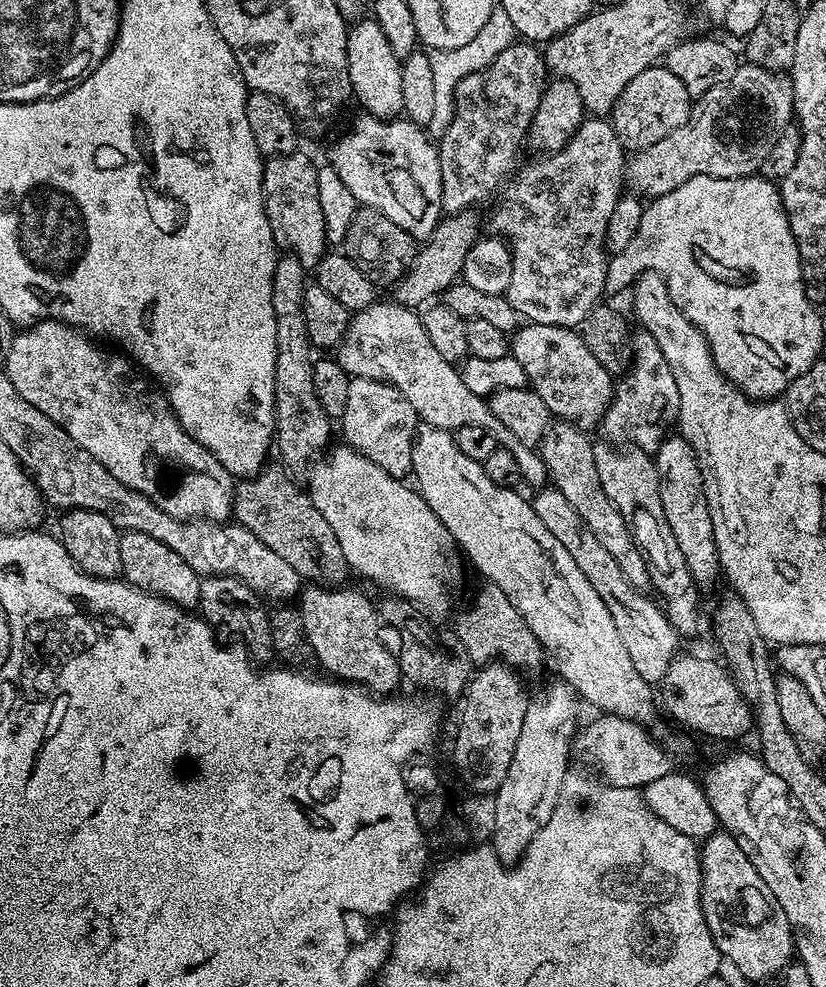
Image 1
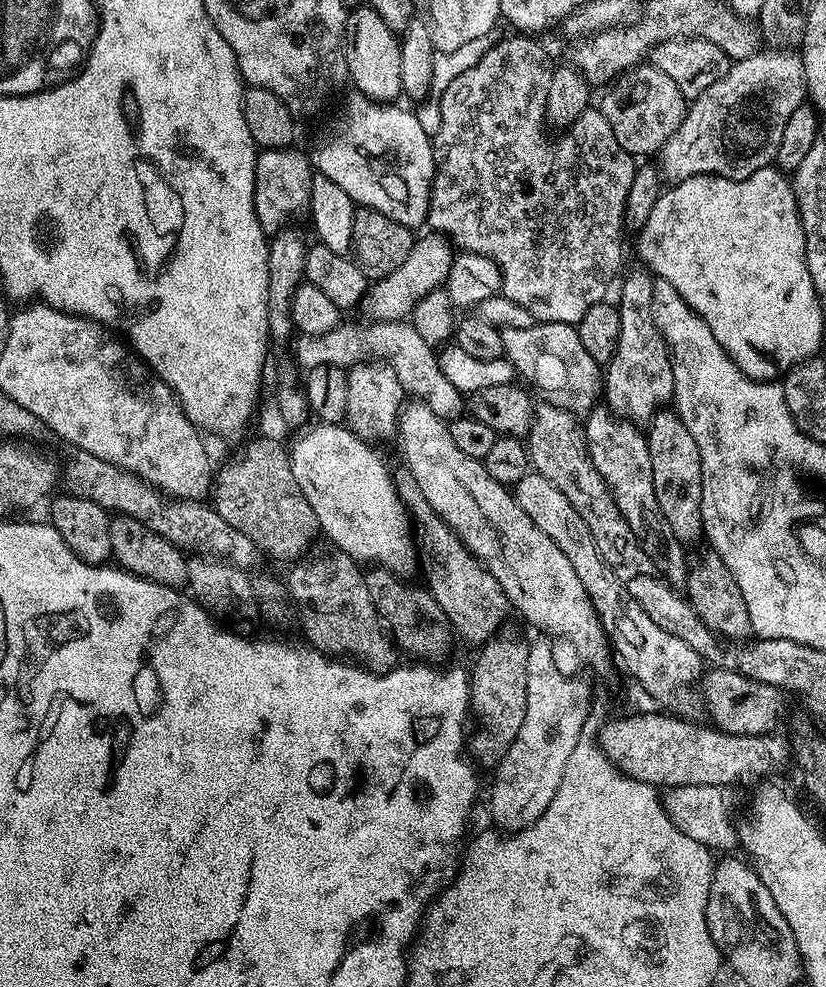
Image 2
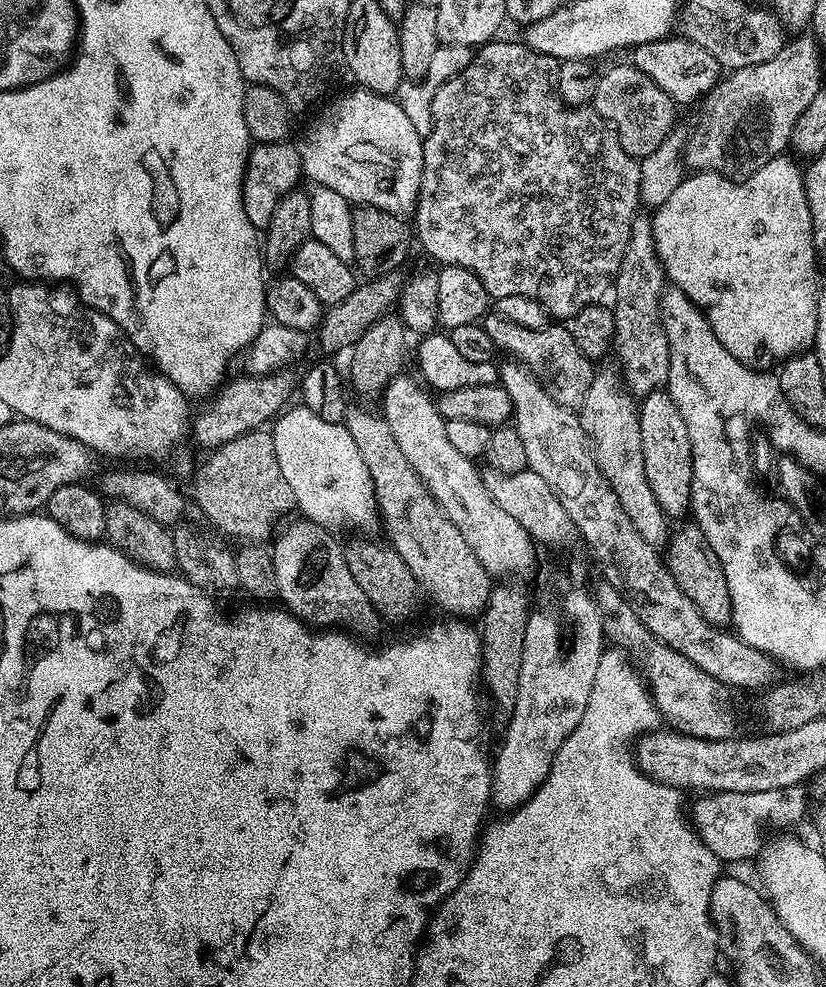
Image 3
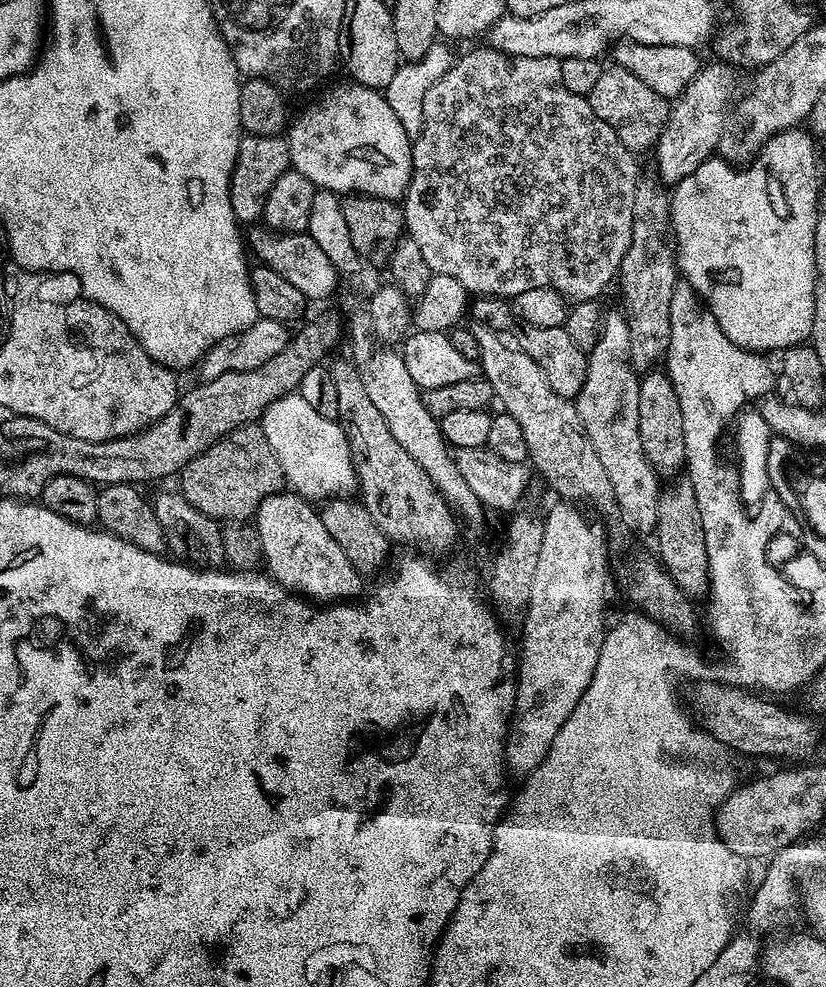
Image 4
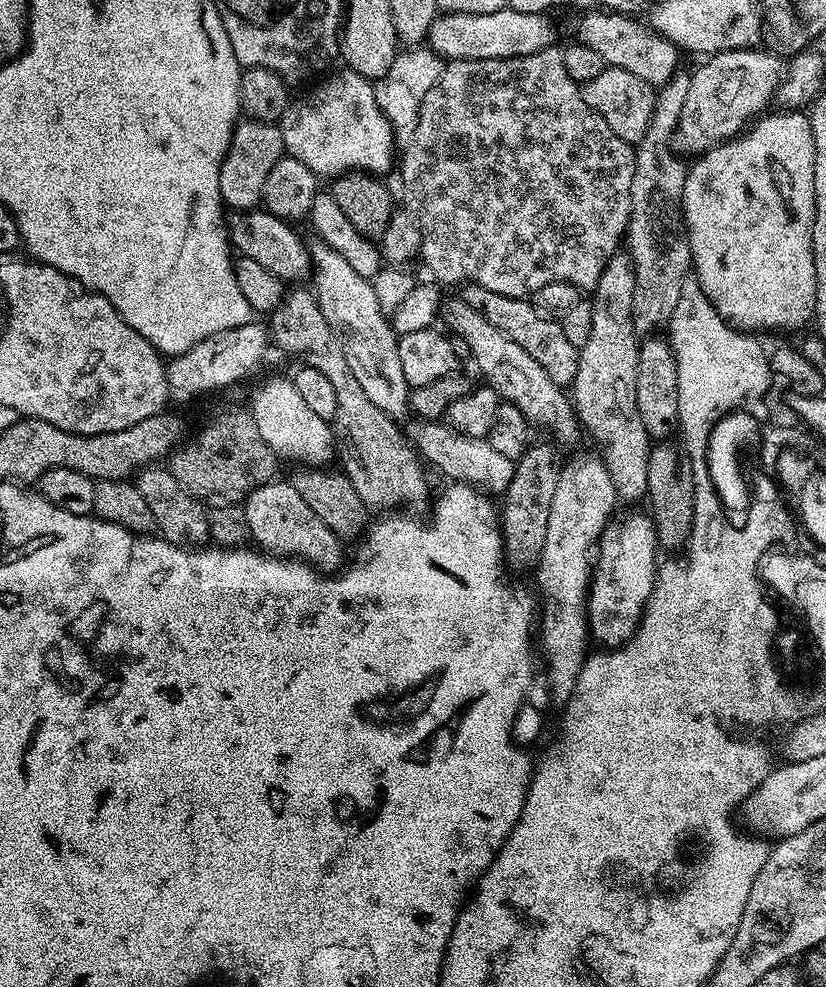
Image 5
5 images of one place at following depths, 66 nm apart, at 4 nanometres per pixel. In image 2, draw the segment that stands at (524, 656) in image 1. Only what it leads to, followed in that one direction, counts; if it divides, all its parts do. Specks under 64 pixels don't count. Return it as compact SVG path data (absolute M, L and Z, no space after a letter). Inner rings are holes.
M407 470L397 471L394 476L396 493L408 509L414 533L414 548L418 553L418 564L424 567L426 587L433 598L442 606L449 625L464 640L483 642L496 635L505 627L504 620L510 613L510 605L502 586L498 586L498 578L484 568L467 546L460 541L460 536L430 506L418 488L418 482Z

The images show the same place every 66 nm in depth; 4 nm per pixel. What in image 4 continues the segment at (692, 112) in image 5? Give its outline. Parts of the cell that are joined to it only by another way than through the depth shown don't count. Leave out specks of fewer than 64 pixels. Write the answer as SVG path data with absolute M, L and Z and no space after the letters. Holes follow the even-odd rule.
M705 63L699 74L688 83L686 90L675 97L666 126L656 139L655 175L665 185L675 186L682 178L694 174L694 170L698 170L698 166L702 166L702 162L709 159L720 145L720 136L724 133L724 126L730 119L730 109L738 96L736 87L740 80L736 77L738 72L733 65L715 63Z

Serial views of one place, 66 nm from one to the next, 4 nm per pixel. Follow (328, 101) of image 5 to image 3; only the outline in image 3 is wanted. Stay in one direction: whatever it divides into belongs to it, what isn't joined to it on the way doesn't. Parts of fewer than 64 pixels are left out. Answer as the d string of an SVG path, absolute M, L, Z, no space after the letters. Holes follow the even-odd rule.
M359 86L353 89L341 100L326 105L324 113L305 130L304 137L298 141L303 175L309 176L313 185L342 194L342 198L346 198L353 206L372 204L387 212L411 213L416 207L424 173L423 139L418 130L414 130L414 122L406 118L402 106L392 96L379 96L377 92Z

